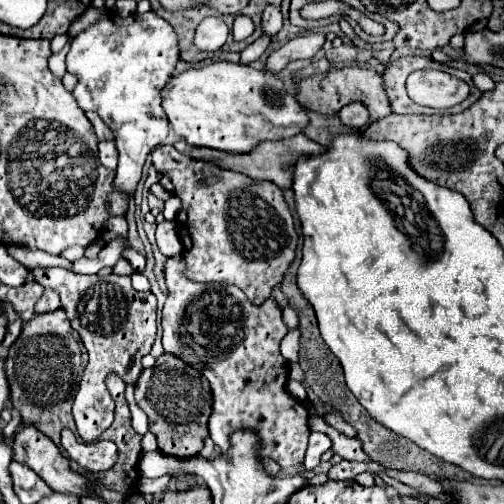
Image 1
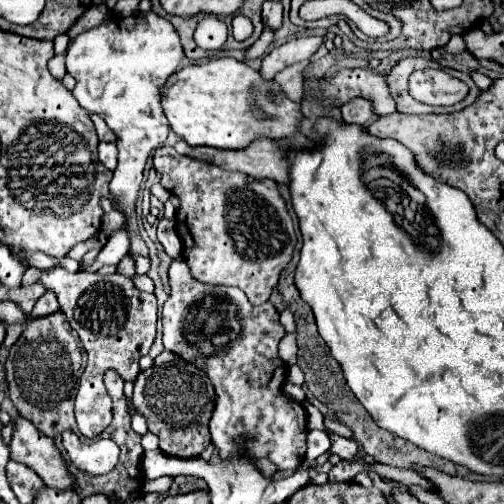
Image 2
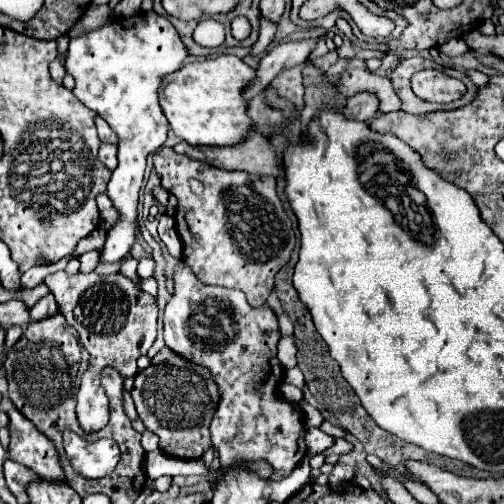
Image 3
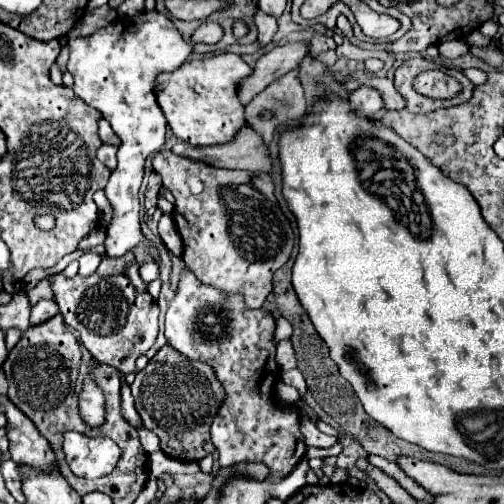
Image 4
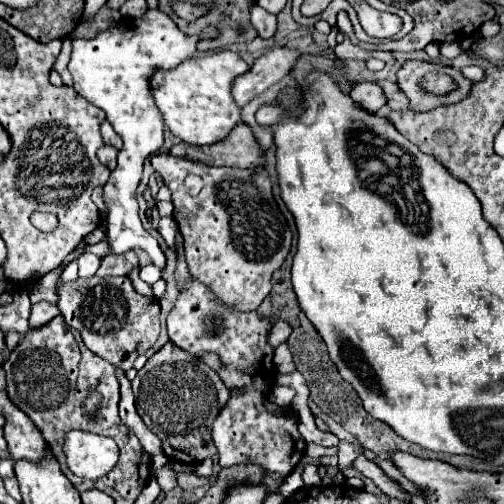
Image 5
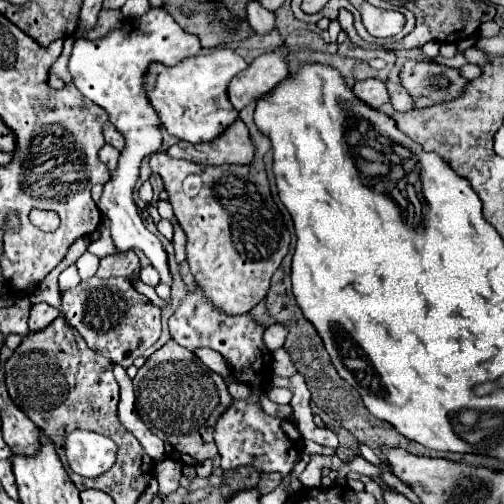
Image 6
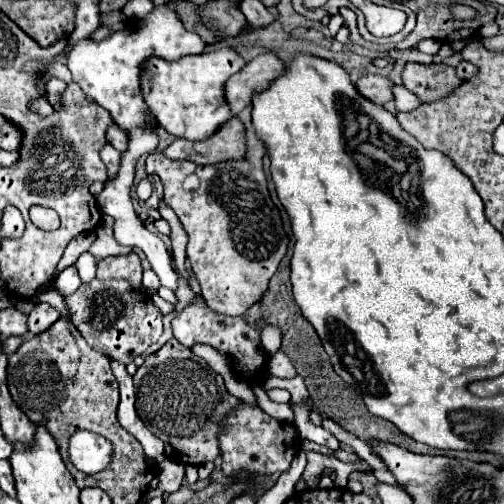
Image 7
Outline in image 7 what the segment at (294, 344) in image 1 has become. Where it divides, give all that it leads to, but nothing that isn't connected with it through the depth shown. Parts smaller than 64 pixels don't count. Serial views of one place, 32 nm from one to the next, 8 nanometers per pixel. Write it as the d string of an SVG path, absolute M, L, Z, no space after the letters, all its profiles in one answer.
M276 352L270 362L268 362L268 370L270 374L278 376L278 378L294 378L296 376L296 370L292 366L292 362L288 360L288 356L284 356L284 352Z

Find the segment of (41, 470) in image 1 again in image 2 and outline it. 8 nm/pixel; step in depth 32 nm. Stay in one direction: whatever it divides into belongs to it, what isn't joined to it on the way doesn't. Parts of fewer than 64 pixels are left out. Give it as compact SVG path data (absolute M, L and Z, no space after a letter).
M18 414L12 416L12 424L14 432L10 442L10 458L32 468L48 486L72 488L74 478L68 474L52 438L44 436L30 420L20 418Z

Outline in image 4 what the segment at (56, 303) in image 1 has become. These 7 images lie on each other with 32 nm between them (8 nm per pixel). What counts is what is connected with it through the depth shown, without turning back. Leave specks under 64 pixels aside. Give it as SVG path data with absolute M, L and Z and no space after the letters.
M40 300L34 308L32 308L32 316L30 316L30 326L38 326L46 320L50 320L52 316L58 314L58 308L56 308L56 302L52 300Z

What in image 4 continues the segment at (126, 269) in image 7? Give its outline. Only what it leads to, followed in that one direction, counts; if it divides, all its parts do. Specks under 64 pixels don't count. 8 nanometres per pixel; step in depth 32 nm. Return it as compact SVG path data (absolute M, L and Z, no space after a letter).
M128 252L126 256L120 256L120 258L102 258L96 274L100 276L112 276L112 274L124 274L126 272L126 266L134 262L134 254Z

